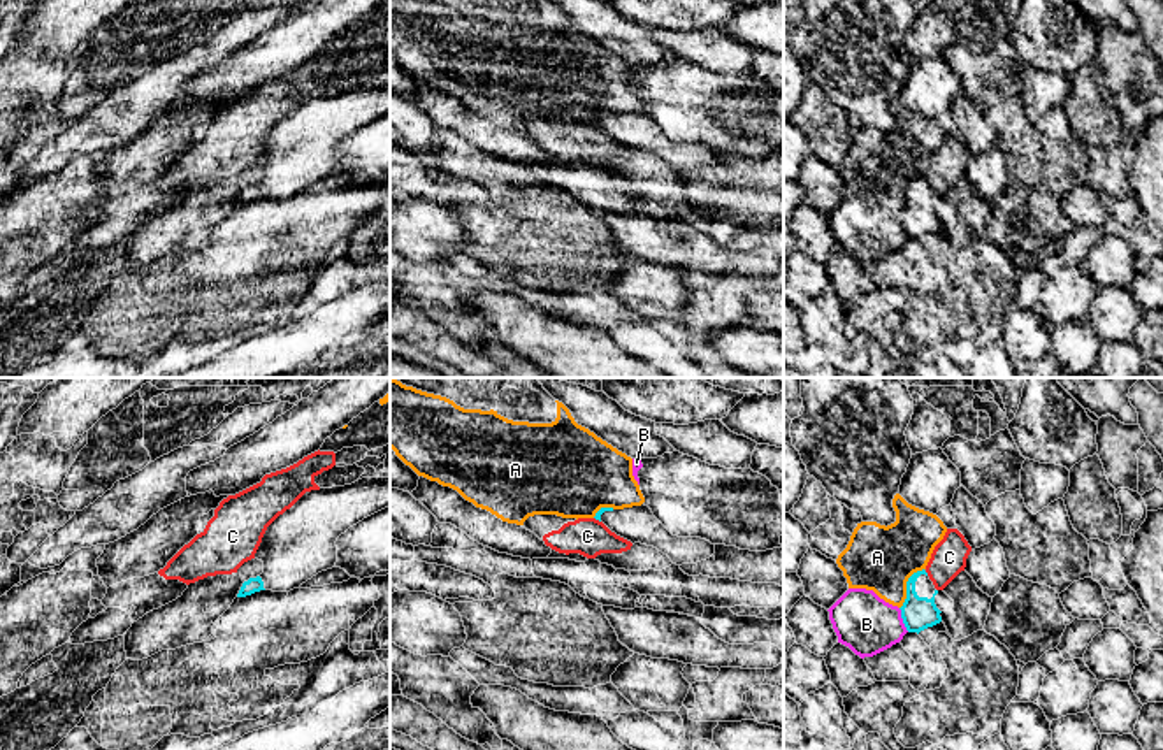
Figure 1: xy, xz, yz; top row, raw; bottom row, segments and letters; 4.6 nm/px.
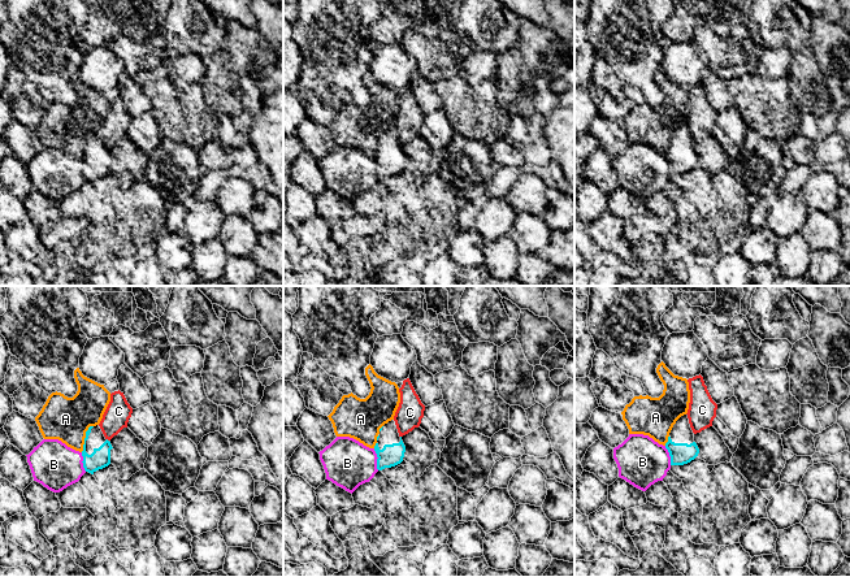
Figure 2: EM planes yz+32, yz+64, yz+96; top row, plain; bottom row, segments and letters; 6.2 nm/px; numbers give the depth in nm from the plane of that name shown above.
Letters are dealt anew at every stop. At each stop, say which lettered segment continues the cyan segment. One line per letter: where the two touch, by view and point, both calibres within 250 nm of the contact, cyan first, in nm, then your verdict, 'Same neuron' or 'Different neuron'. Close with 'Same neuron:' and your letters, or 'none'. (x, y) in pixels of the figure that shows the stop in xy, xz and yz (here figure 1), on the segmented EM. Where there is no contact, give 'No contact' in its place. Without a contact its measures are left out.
A: Touches cyan at yz (907, 587). Thickness 150 nm (cyan) against 300 nm. Different neuron
B: Touches cyan at yz (903, 620). Thickness 150 nm (cyan) against 280 nm. Different neuron
C: Touches cyan at yz (926, 573). Thickness 150 nm (cyan) against 160 nm. Different neuron
Same neuron: none

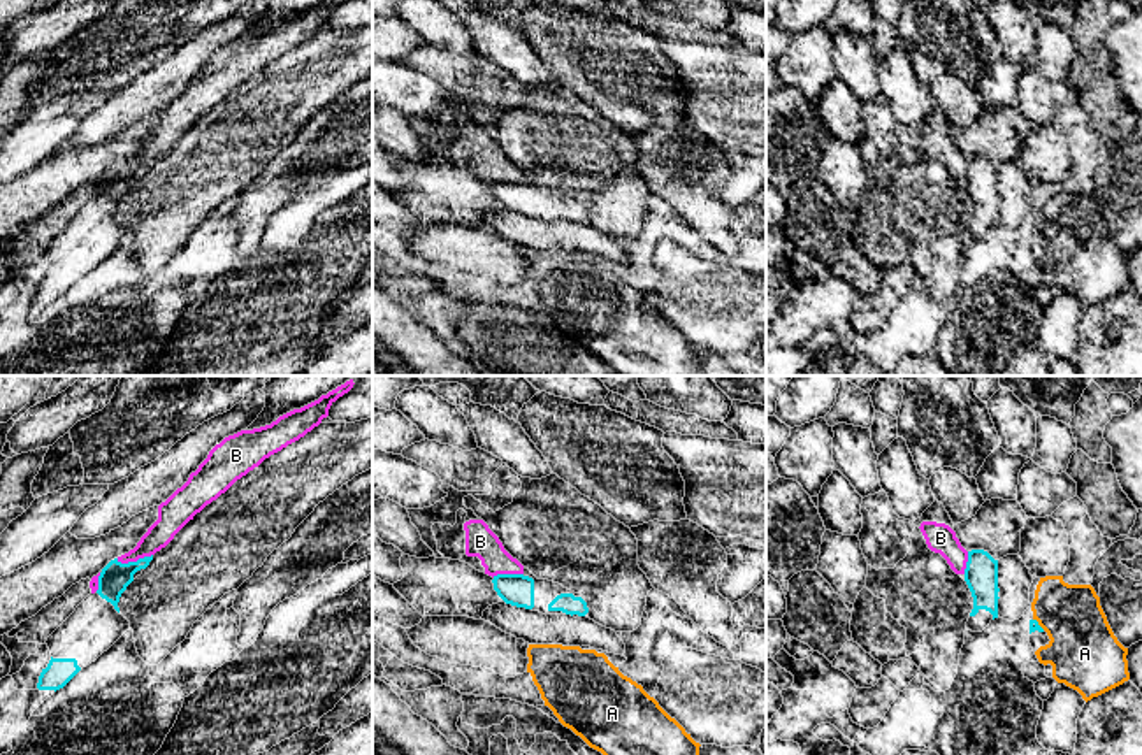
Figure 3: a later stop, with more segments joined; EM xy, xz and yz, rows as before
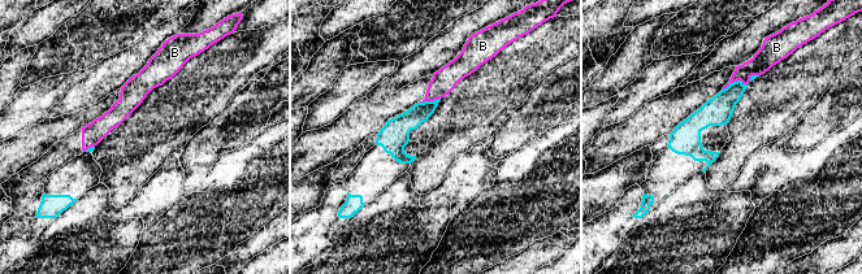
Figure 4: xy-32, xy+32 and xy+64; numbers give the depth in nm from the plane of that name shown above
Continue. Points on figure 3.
A: Touches cyan at yz (1037, 624). Thickness 50 nm (cyan) against 320 nm. Different neuron
B: Touches cyan at xy (134, 562). Thickness 140 nm (cyan) against 120 nm. Different neuron
Same neuron: none

